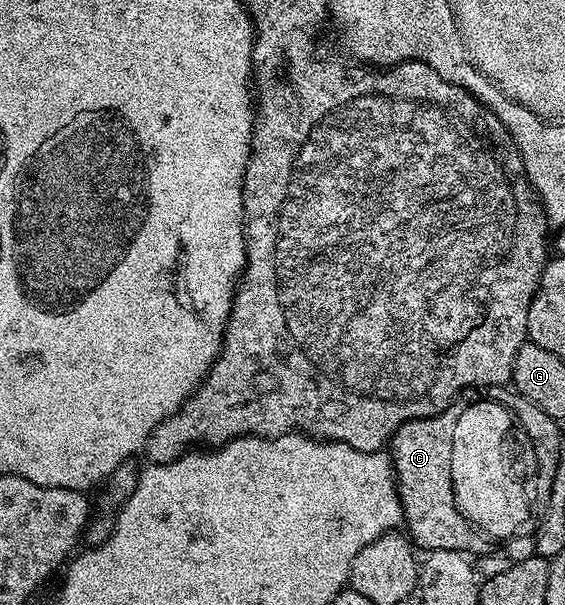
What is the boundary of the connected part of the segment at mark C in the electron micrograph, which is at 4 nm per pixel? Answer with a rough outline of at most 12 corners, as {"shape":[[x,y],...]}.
{"shape":[[462,405],[395,429],[405,530],[423,552],[483,554],[451,479]]}

